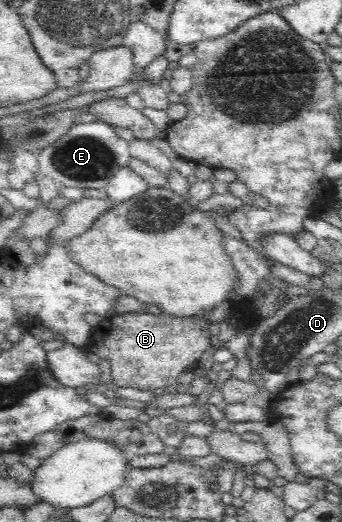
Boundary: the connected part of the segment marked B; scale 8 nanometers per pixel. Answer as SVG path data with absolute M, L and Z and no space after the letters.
M207 309L192 317L176 317L167 313L155 315L149 311L115 313L91 327L86 351L105 358L111 364L114 383L118 387L131 386L141 390L178 384L177 378L185 370L195 369L199 357L211 345L208 326L199 318L209 314Z

